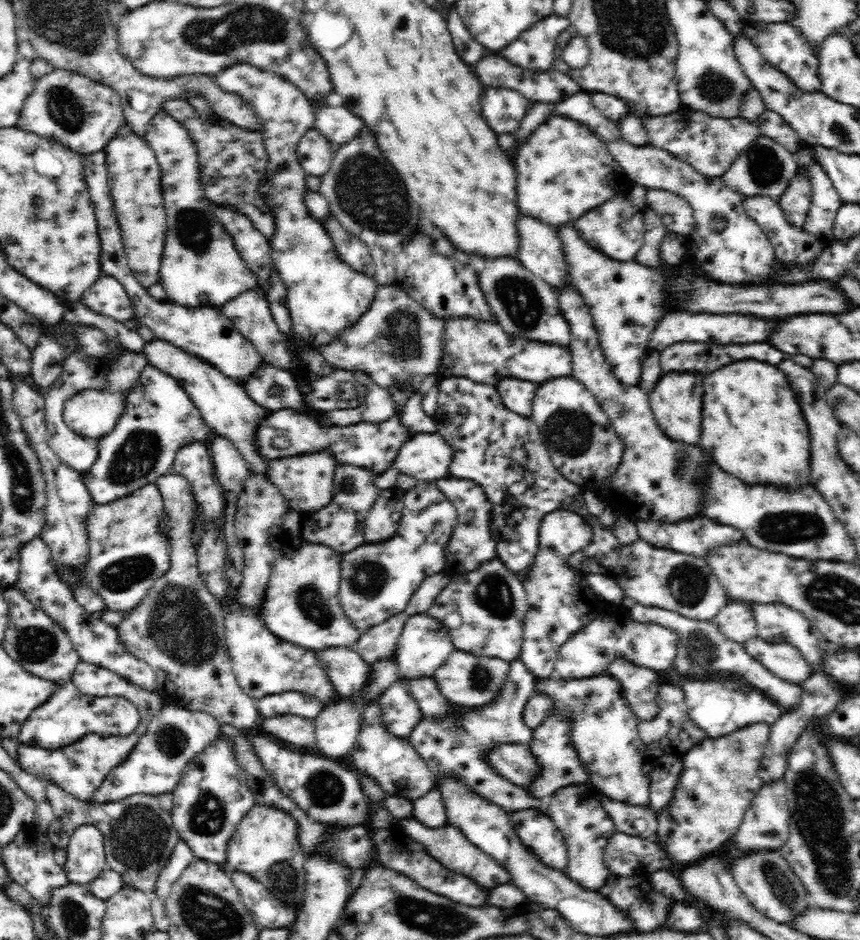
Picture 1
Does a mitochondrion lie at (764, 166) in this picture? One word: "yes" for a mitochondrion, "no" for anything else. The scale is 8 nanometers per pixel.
yes

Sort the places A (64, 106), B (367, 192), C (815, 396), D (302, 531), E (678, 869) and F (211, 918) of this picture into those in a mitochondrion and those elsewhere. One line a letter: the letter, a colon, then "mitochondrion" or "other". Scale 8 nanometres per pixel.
A: mitochondrion
B: mitochondrion
C: other
D: other
E: other
F: mitochondrion

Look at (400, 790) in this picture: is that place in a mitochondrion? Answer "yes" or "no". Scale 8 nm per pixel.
no

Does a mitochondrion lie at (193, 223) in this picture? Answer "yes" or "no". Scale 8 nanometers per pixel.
yes

